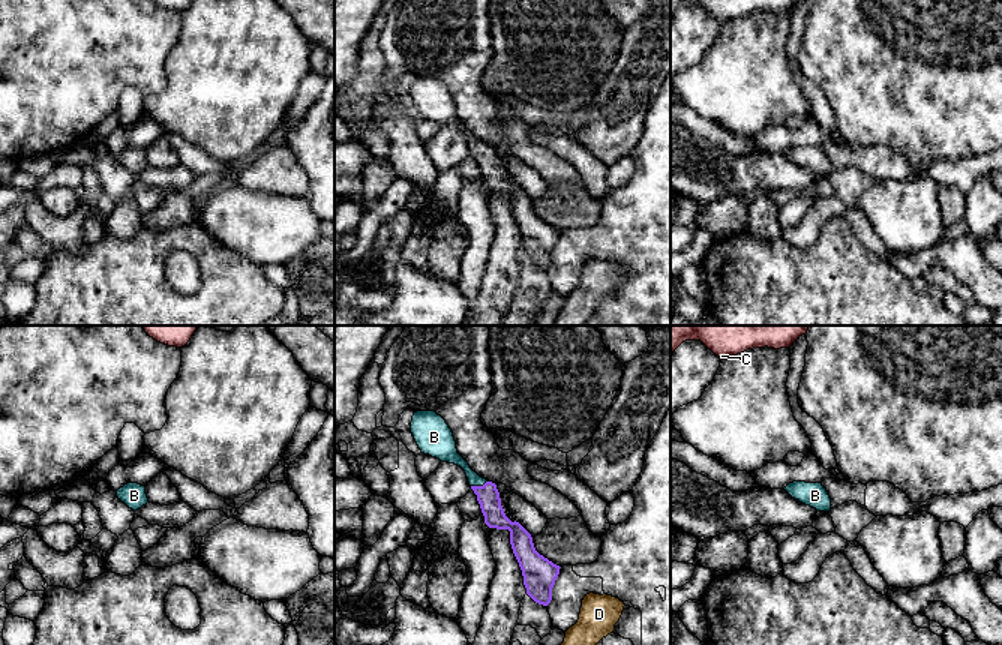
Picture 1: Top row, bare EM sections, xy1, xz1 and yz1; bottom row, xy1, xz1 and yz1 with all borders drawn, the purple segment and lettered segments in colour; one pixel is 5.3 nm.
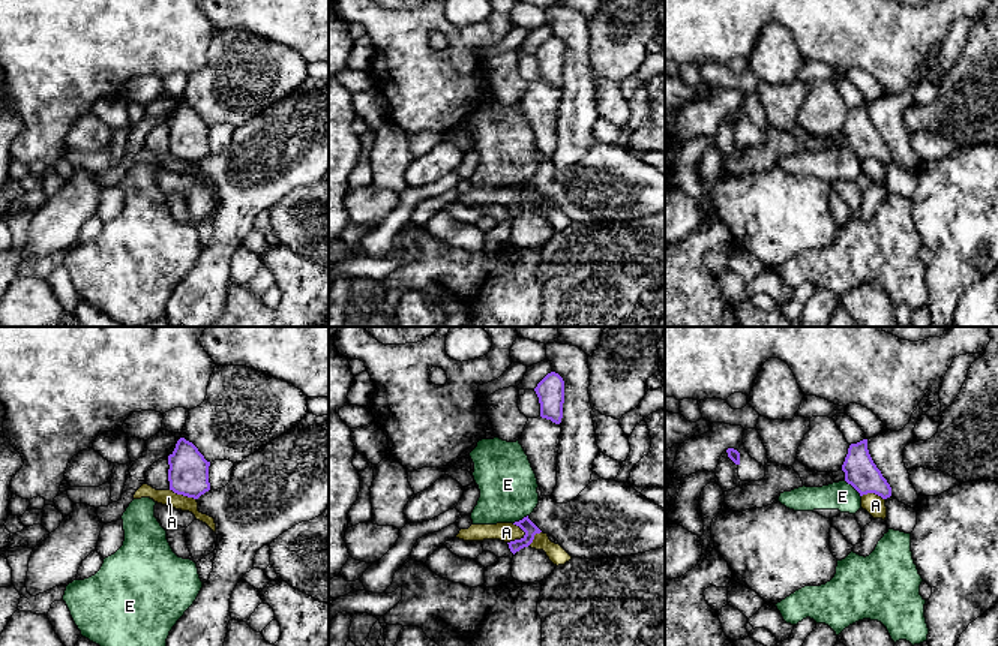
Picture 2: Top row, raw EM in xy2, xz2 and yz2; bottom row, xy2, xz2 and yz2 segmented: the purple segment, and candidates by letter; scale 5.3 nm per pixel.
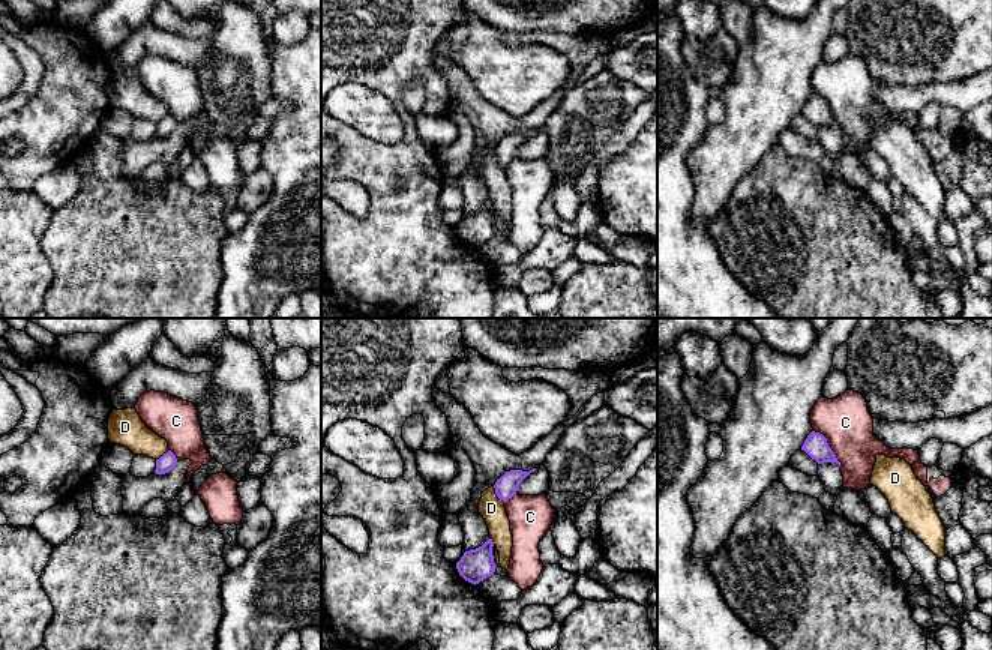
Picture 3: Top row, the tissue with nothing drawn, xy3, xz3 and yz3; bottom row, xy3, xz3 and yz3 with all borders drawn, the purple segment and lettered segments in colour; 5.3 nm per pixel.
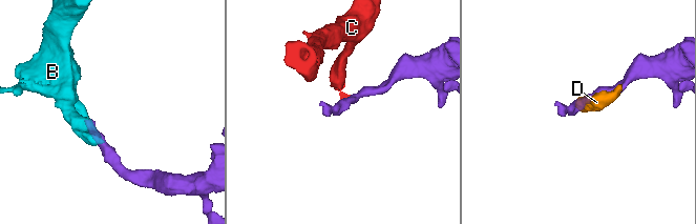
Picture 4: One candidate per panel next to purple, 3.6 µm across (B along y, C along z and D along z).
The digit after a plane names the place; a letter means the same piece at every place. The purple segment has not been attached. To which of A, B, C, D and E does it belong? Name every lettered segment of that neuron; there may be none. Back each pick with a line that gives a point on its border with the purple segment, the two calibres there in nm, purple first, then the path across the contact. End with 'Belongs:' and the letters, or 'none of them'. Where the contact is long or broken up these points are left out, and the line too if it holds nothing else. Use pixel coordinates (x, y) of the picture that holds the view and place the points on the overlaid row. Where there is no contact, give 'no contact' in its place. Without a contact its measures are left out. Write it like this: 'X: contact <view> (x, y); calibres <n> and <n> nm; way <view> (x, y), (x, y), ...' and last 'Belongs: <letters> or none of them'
B: contact xz1 (479, 486); calibres 120 and 110 nm; way xz1 (488, 495), (479, 486), (471, 474), (447, 452)
Belongs: B

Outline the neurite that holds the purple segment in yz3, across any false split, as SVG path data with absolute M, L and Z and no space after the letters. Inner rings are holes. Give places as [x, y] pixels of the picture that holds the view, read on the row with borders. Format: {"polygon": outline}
{"polygon": "M812 431L804 440L801 450L804 450L818 464L836 462L840 467L840 462L828 446L827 438L819 432Z"}

